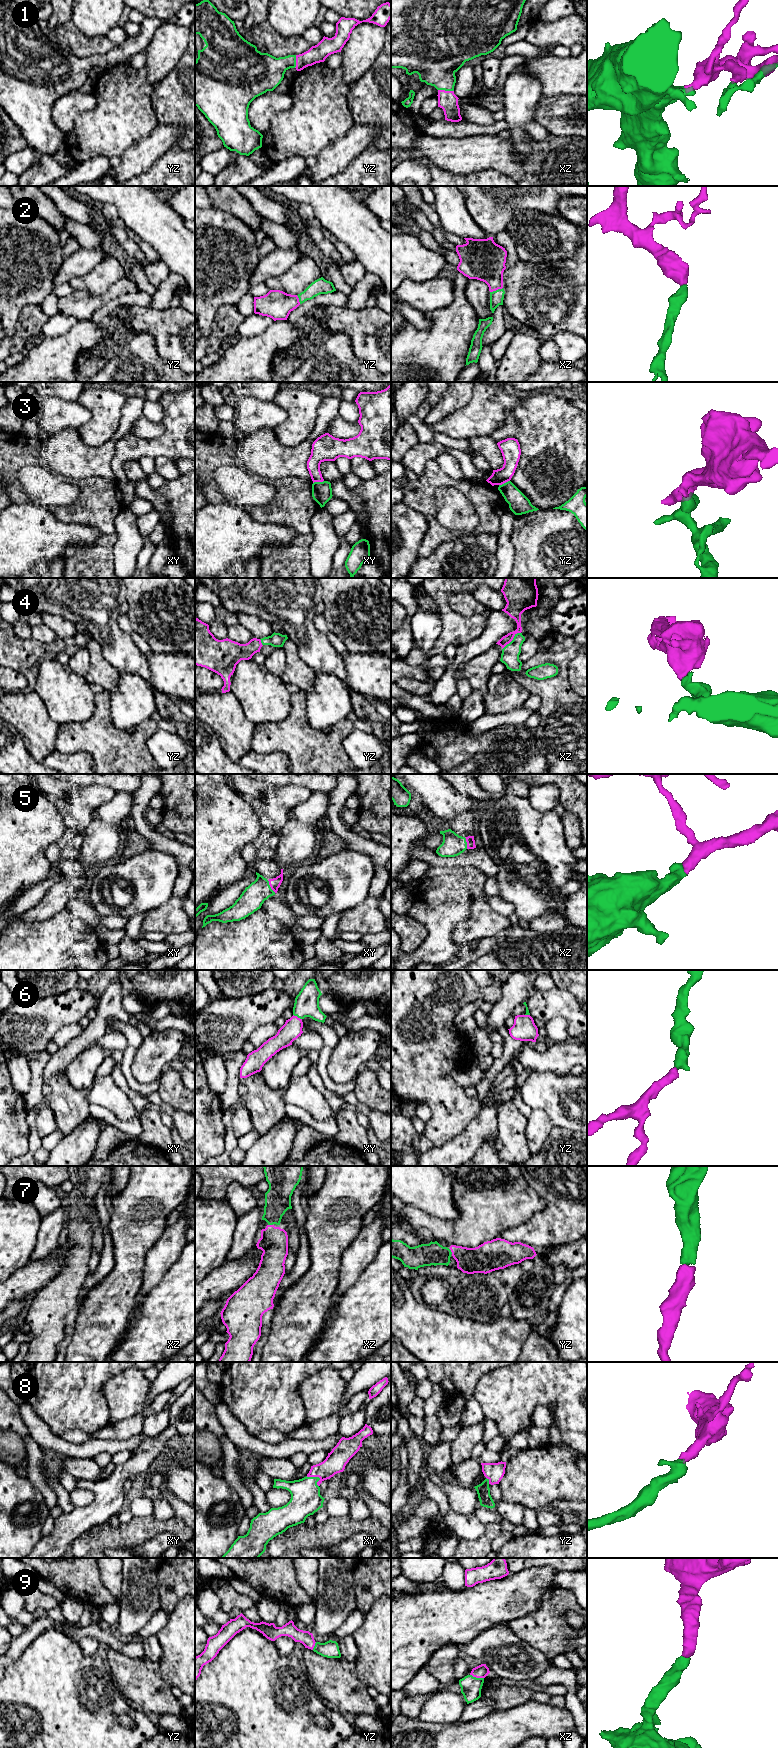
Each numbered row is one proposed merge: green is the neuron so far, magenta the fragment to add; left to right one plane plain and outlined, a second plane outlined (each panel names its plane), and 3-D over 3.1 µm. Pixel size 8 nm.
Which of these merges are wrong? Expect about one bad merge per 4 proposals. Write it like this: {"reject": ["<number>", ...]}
{"reject": ["3"]}

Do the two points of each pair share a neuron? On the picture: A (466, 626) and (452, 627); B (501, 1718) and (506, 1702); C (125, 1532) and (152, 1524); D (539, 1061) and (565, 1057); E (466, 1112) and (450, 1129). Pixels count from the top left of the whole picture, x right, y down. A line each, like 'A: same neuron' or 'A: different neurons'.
A: same neuron
B: different neurons
C: same neuron
D: same neuron
E: same neuron

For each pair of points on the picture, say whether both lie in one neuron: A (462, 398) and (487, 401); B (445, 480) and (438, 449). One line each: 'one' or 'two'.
A: two
B: two

